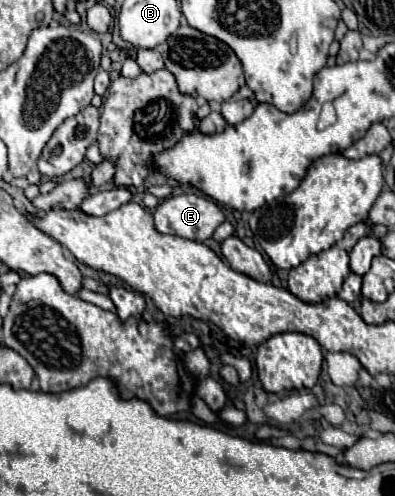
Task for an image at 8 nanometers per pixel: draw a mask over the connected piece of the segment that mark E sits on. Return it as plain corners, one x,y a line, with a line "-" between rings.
180,192
164,198
154,210
154,226
160,234
204,242
224,222
222,210
208,198

